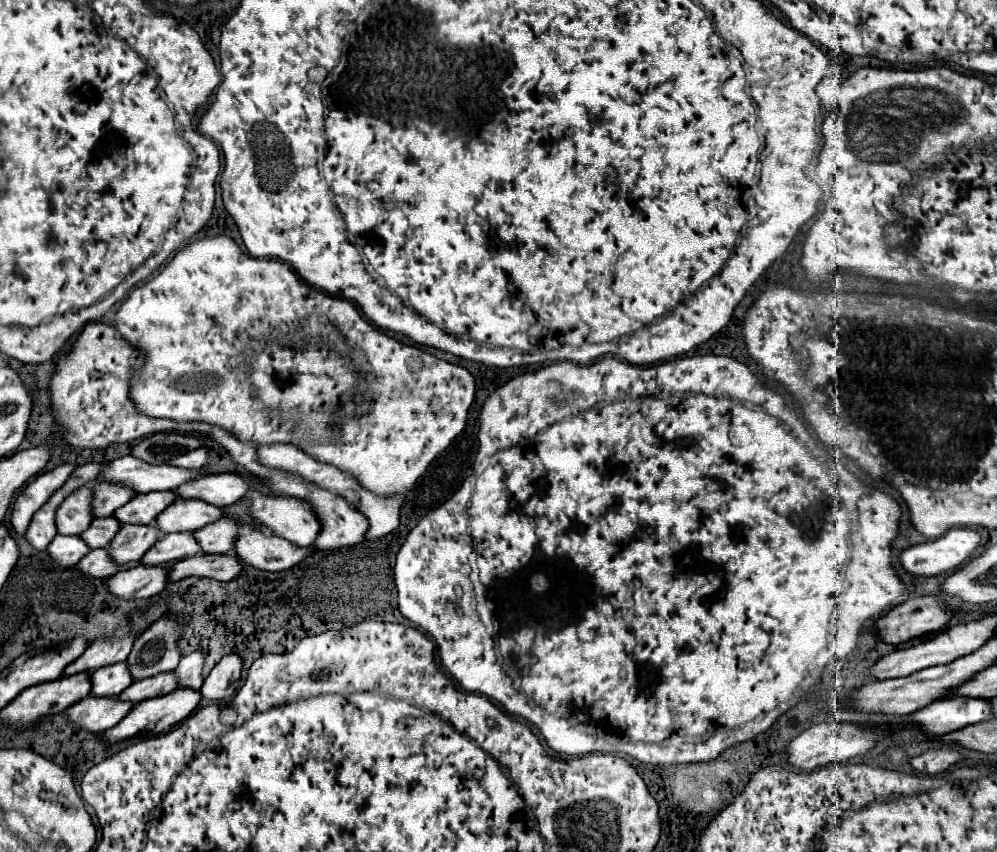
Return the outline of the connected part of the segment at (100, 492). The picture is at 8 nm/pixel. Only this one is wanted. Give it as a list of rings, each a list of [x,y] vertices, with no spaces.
[[[95,483],[93,485],[93,499],[91,499],[91,513],[93,517],[109,517],[119,505],[125,505],[135,493],[131,489],[123,489],[123,485],[109,485],[109,483]]]

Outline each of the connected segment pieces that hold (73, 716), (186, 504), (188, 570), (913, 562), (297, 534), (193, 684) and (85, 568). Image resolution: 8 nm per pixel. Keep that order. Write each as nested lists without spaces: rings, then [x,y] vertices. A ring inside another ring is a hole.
[[[83,697],[75,705],[71,705],[67,713],[67,721],[83,731],[101,733],[115,727],[125,713],[131,711],[131,703],[113,699],[113,697]]]
[[[175,501],[159,513],[155,525],[161,533],[183,533],[201,529],[219,517],[221,509],[217,505],[207,505],[205,501]]]
[[[211,555],[211,557],[187,557],[177,561],[169,573],[167,573],[167,583],[179,581],[183,577],[209,577],[209,579],[217,579],[217,581],[229,581],[229,577],[235,577],[235,573],[239,573],[239,569],[243,569],[243,565],[239,565],[239,561],[235,561],[235,557],[231,555]]]
[[[949,529],[943,537],[899,553],[901,567],[913,575],[941,575],[957,569],[975,551],[981,537],[971,529]]]
[[[251,489],[245,499],[249,499],[247,513],[253,521],[263,527],[269,527],[279,537],[307,547],[315,541],[315,533],[319,533],[319,521],[315,521],[311,509],[293,497],[267,497],[257,489]]]
[[[195,651],[191,655],[181,657],[177,669],[175,669],[175,677],[177,677],[177,687],[179,689],[193,689],[199,691],[201,689],[201,667],[203,667],[203,653]]]
[[[93,549],[75,567],[83,575],[107,579],[111,577],[111,573],[117,573],[119,569],[129,569],[131,565],[115,565],[111,559],[107,559],[107,549]]]

